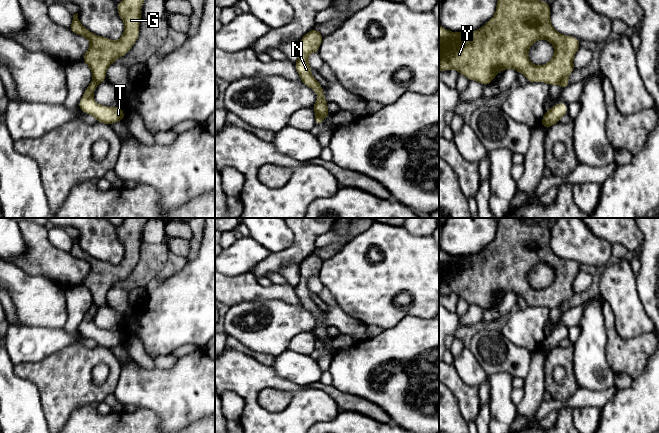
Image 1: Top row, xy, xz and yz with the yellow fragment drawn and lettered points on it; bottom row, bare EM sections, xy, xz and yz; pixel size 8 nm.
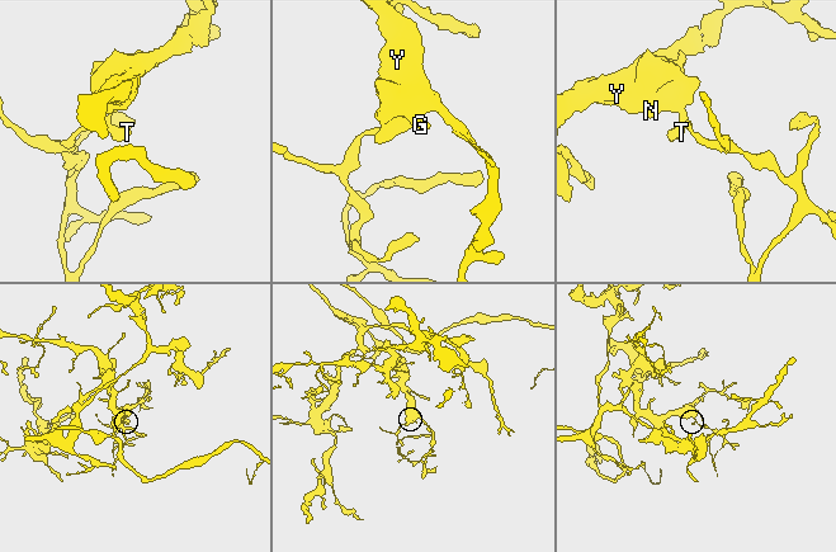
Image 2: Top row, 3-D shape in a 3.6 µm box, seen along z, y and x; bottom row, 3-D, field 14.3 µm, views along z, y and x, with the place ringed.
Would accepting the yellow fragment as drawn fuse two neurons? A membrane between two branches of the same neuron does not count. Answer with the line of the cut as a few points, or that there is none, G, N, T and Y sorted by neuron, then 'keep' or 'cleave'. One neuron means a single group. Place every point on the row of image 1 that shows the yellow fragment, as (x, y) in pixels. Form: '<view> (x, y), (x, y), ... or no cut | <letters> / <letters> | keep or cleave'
yz (566, 78), (558, 83) | G N Y / T | cleave

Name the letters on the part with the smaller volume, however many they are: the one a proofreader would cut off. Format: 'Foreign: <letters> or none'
Foreign: T

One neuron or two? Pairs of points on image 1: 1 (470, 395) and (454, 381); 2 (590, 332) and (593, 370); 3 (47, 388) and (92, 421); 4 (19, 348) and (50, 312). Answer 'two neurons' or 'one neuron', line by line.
1: one neuron
2: one neuron
3: two neurons
4: two neurons

